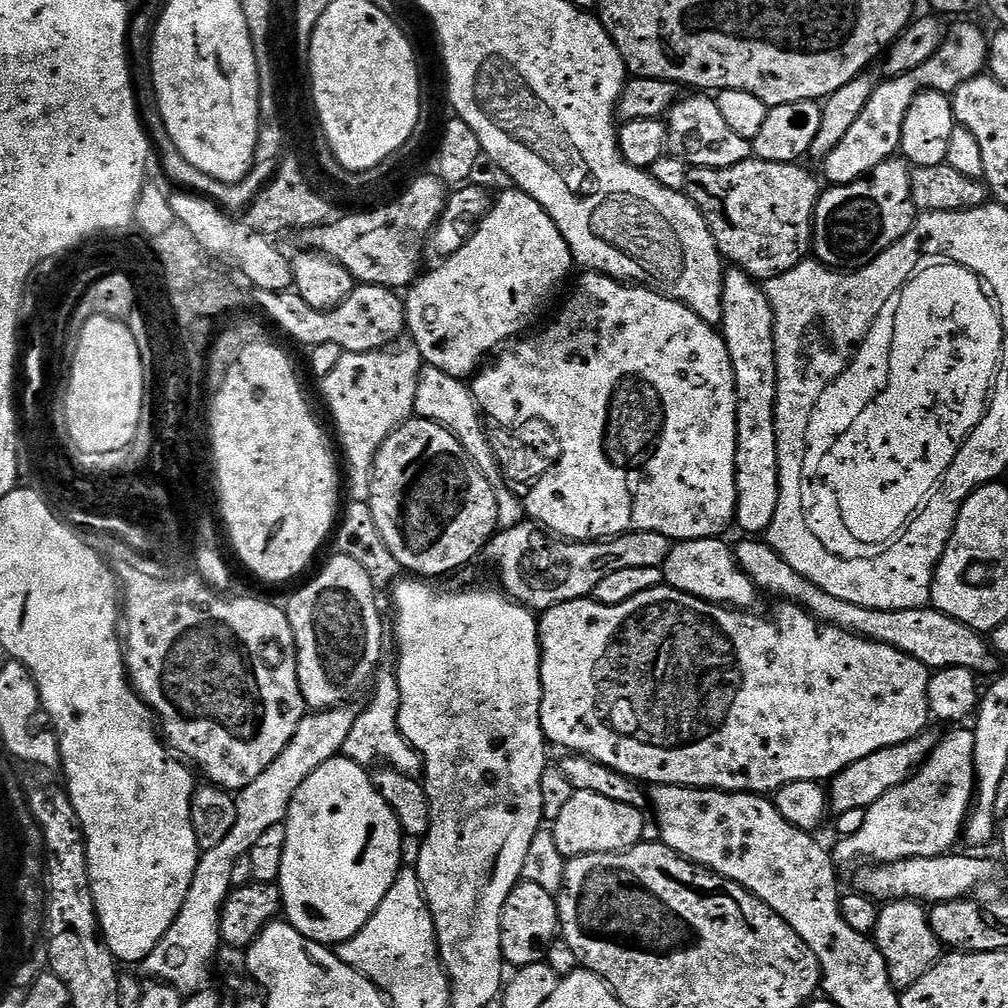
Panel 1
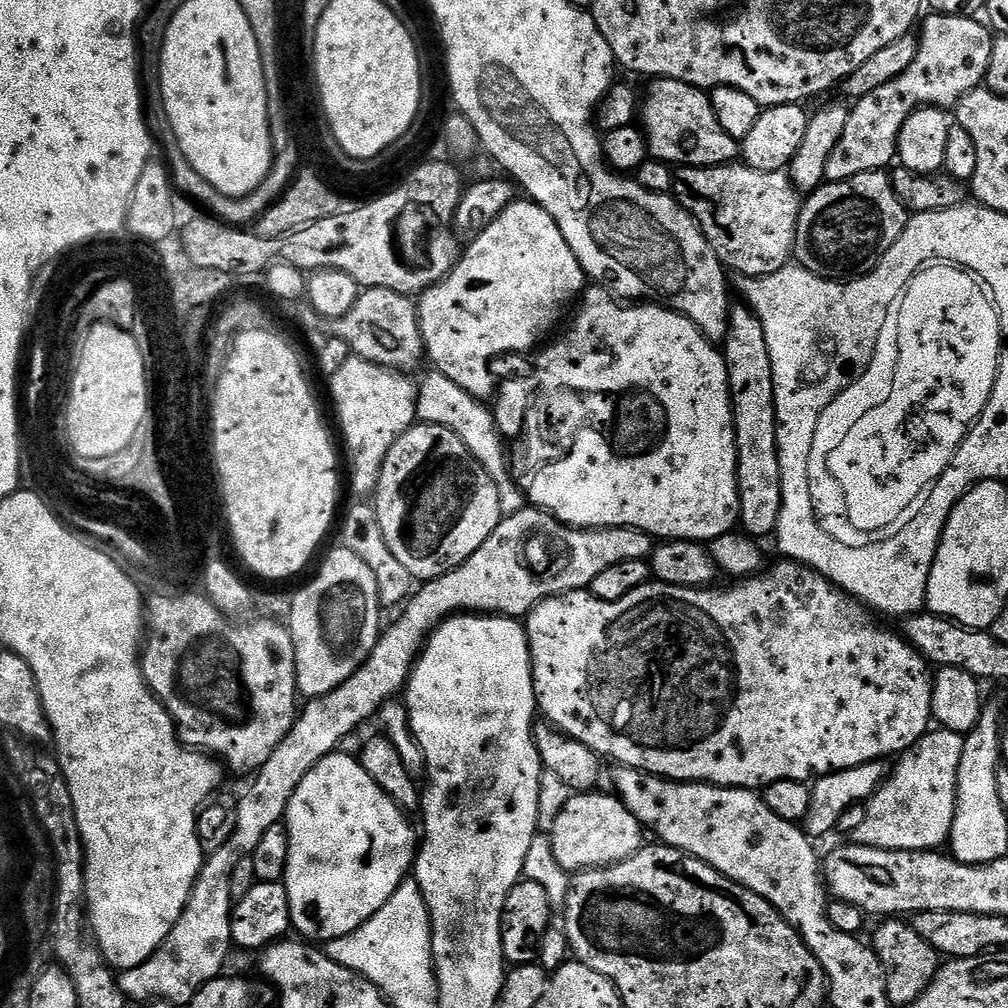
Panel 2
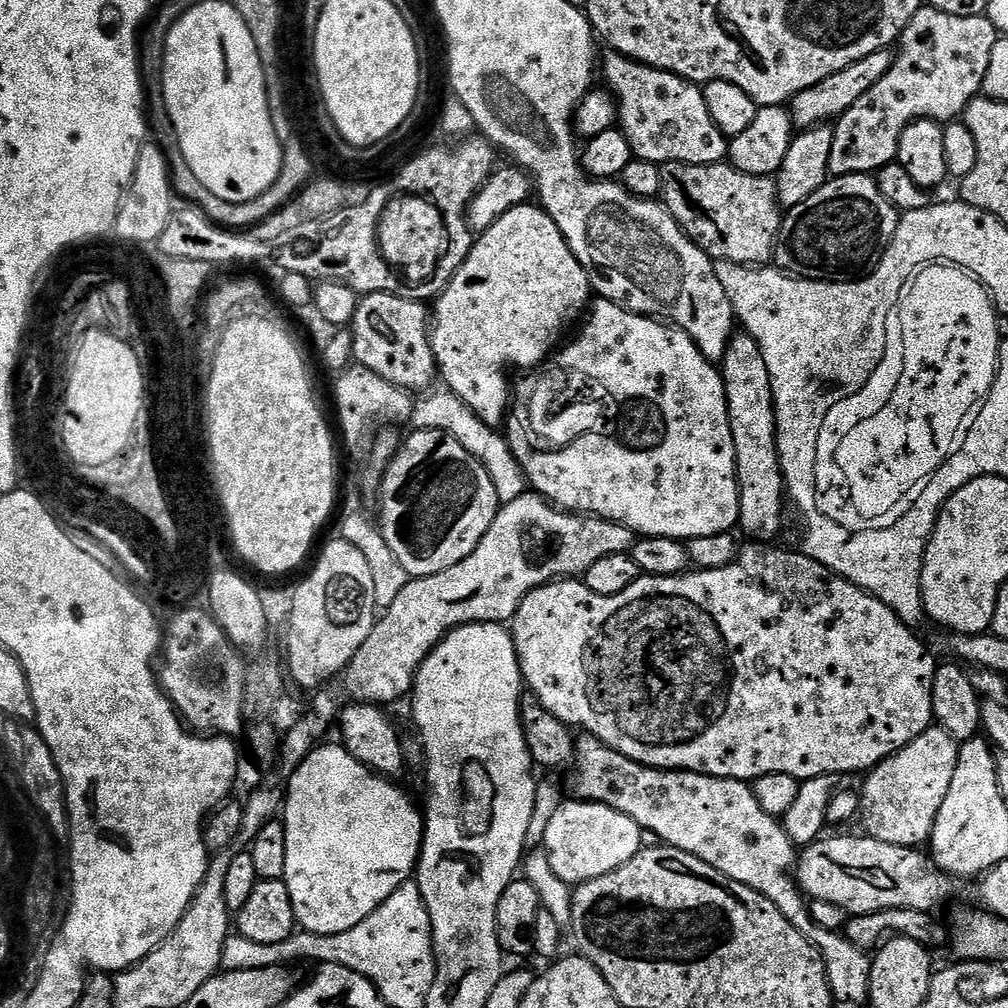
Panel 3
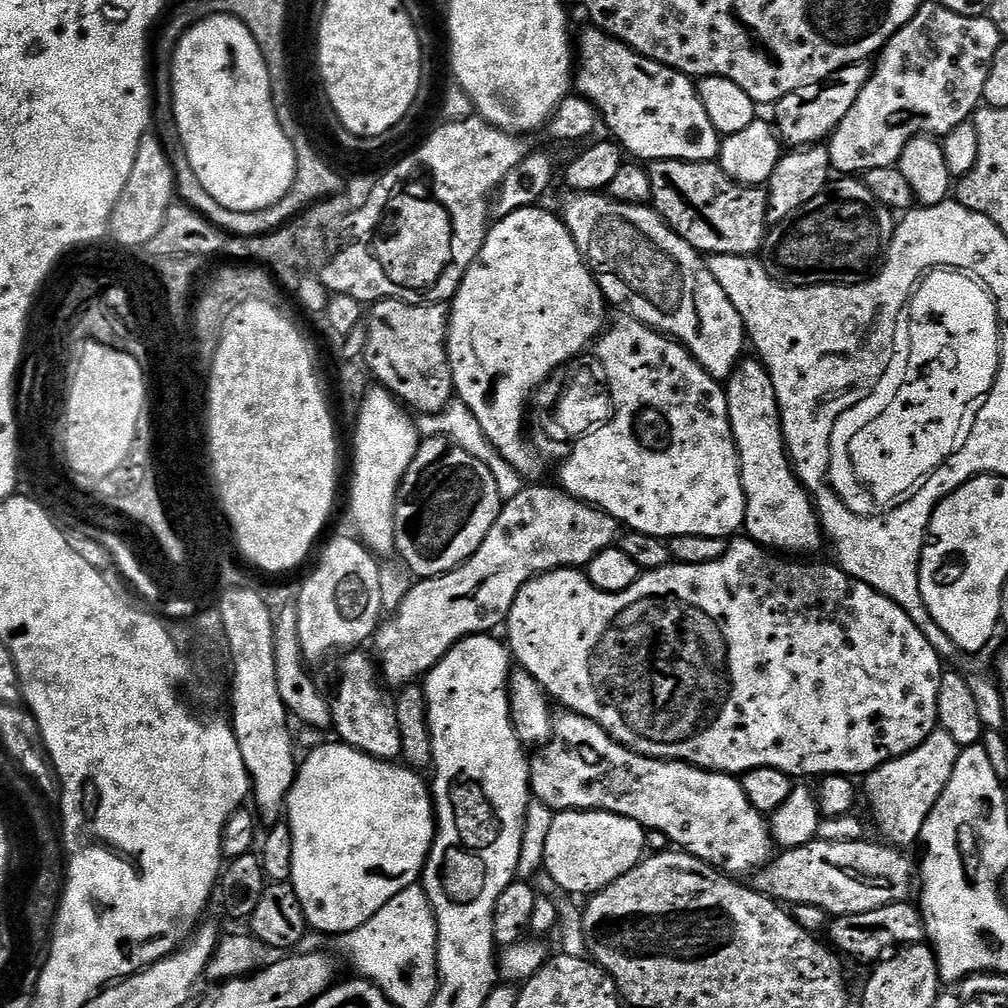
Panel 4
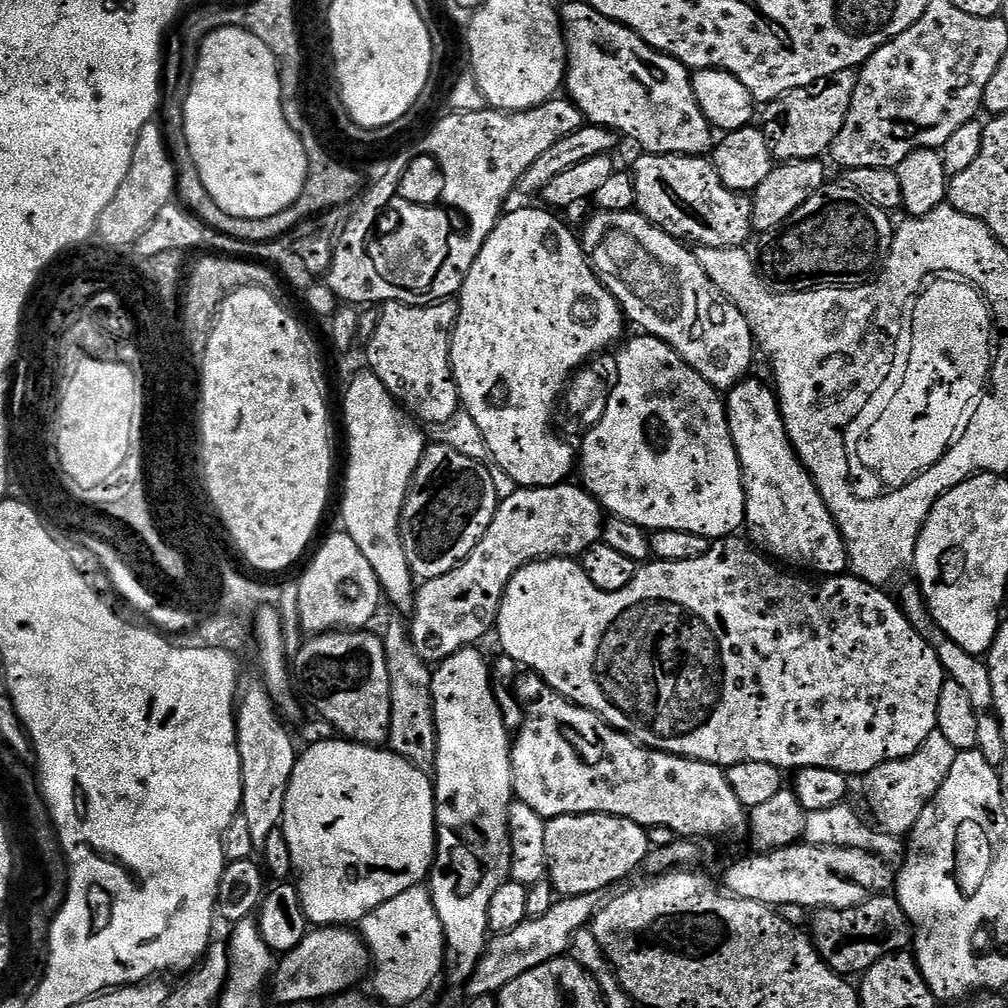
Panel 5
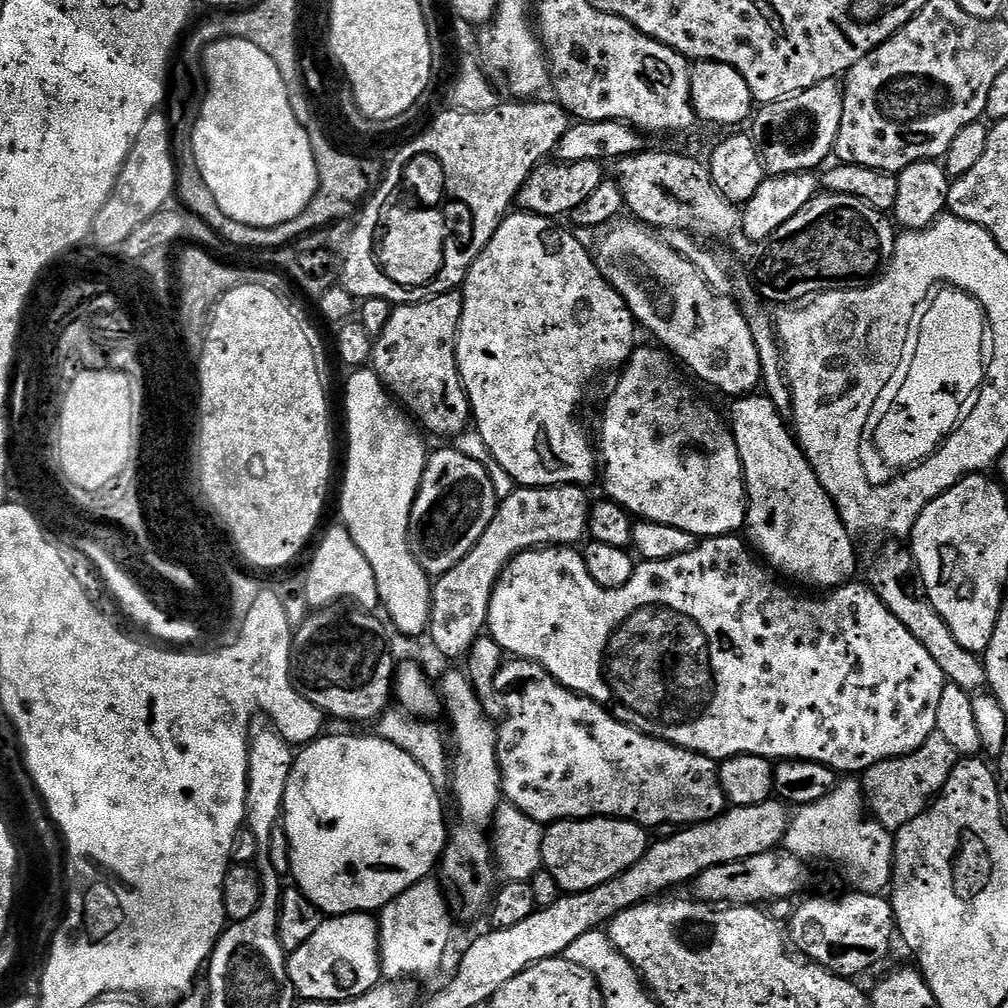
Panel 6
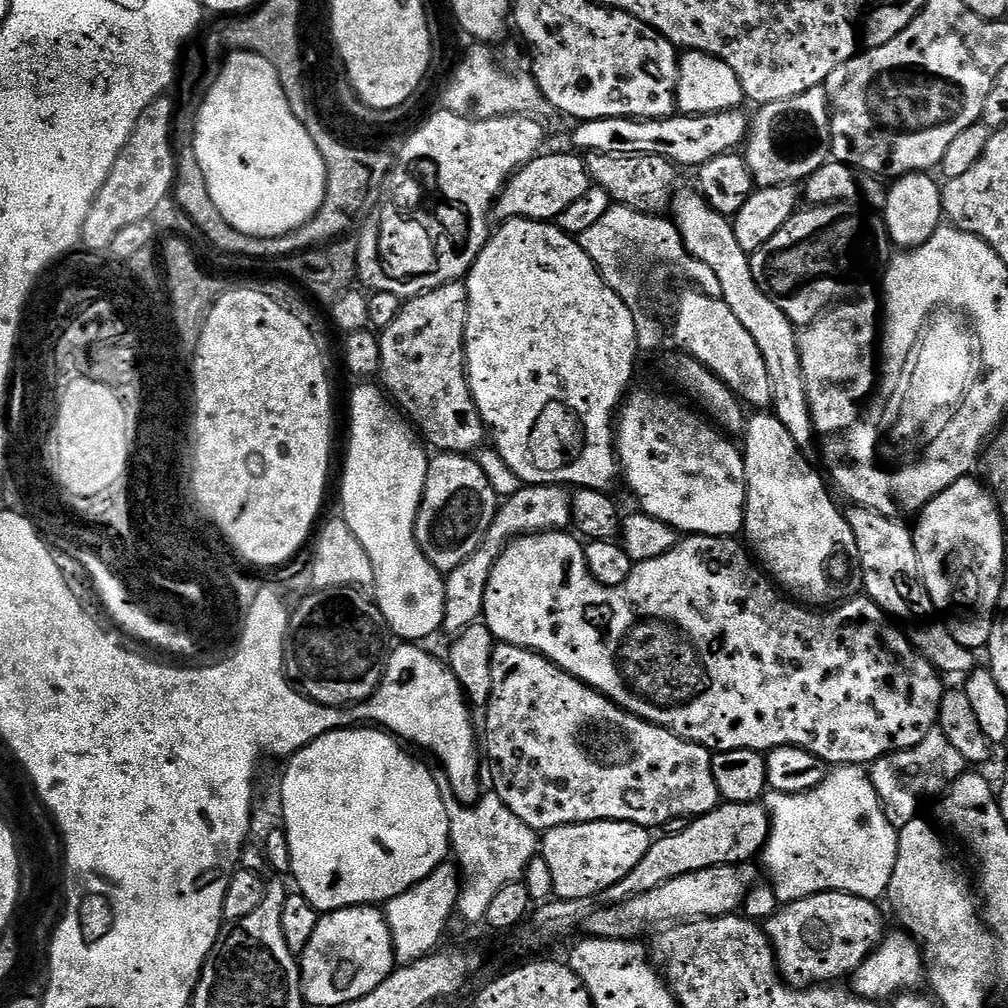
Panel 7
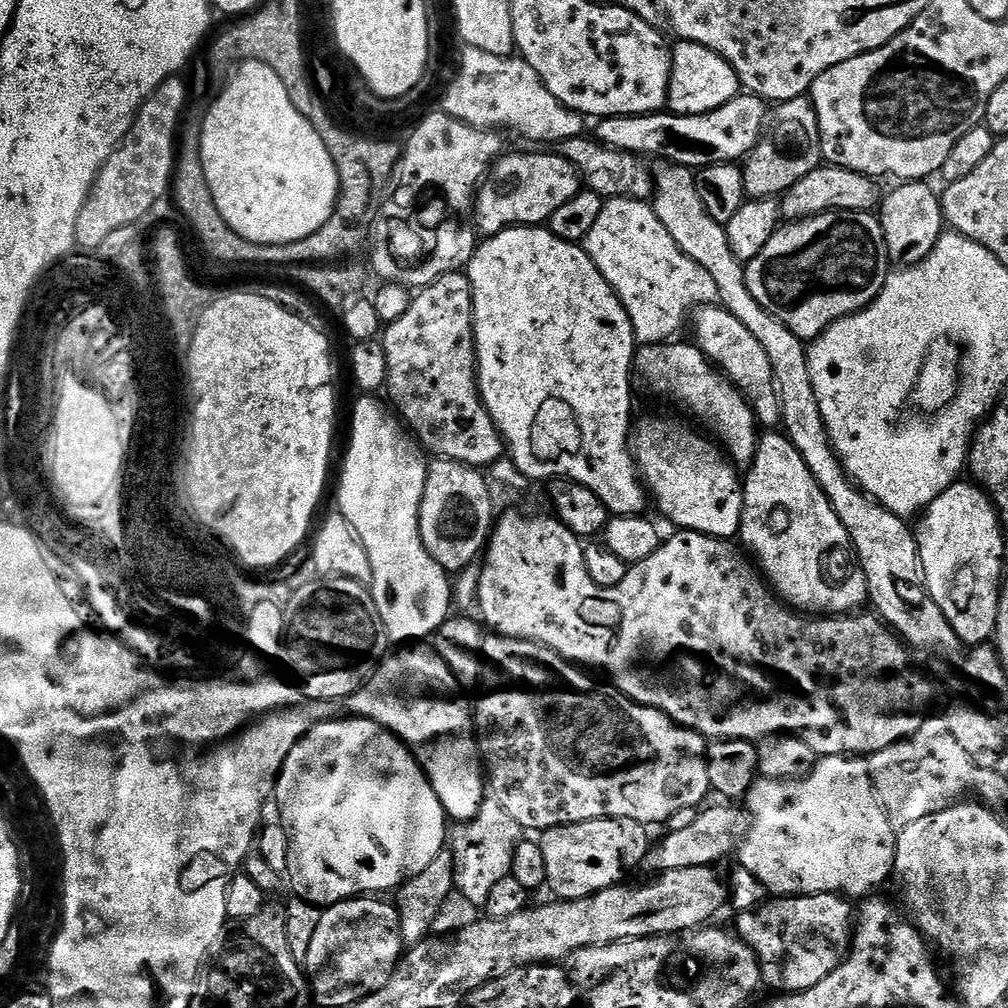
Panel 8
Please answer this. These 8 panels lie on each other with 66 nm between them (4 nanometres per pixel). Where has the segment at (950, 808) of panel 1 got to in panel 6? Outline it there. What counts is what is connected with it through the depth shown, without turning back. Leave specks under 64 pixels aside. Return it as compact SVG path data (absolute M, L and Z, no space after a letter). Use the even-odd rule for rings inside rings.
M935 731L918 750L870 766L862 774L862 787L871 815L883 828L899 830L906 822L918 818L918 814L925 812L939 796L956 763L958 757L954 746L950 746L950 742Z

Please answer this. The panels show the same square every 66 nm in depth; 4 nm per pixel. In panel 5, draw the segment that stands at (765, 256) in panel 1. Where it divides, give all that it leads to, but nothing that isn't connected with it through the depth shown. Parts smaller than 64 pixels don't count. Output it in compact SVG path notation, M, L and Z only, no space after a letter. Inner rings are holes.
M640 154L634 167L636 181L635 211L644 215L650 223L658 226L675 240L687 242L692 246L710 246L711 248L742 248L749 242L752 230L752 198L743 192L732 192L718 178L718 170L711 159L703 155L683 156L674 154Z

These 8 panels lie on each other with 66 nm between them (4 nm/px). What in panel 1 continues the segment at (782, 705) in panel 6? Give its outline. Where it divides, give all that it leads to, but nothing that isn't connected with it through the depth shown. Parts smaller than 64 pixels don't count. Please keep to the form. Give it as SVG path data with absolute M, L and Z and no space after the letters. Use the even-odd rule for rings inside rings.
M667 586L642 590L642 594L634 594L634 598L626 598L626 602L618 602L618 606L606 606L591 598L582 600L571 600L562 602L553 608L539 613L538 623L540 625L540 728L544 732L545 741L549 745L557 744L560 748L565 748L565 753L577 756L588 756L606 767L613 768L614 771L628 776L632 781L643 782L648 786L659 786L661 784L677 784L683 788L716 788L720 792L755 792L757 794L774 794L782 786L790 782L799 780L814 780L817 782L831 781L833 776L837 776L843 768L866 758L866 754L874 754L874 750L882 750L886 746L898 746L910 738L914 738L919 732L925 731L929 727L930 713L928 710L928 677L930 670L922 662L918 662L914 657L902 654L885 644L879 644L873 640L864 640L860 636L850 634L841 628L835 628L829 624L819 624L809 612L805 612L797 604L787 602L777 603L776 620L780 623L780 628L772 620L767 620L764 616L752 616L751 611L737 610L731 606L722 604L711 604L705 600L694 598L690 594L682 594L682 590L674 590Z

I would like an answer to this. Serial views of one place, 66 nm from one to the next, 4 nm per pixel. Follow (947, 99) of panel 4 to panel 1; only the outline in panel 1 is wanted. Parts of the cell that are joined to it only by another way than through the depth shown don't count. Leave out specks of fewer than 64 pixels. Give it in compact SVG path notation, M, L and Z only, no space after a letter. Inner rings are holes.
M956 22L953 28L947 29L938 50L918 70L914 70L905 76L893 76L885 79L885 84L877 83L872 89L870 98L850 126L850 131L830 150L830 154L823 160L823 179L829 185L852 184L861 180L872 172L882 162L893 159L900 152L900 139L902 138L902 122L914 102L914 98L920 92L943 92L951 94L962 86L962 82L970 82L974 77L985 71L988 63L989 37L976 24L964 24L968 22Z

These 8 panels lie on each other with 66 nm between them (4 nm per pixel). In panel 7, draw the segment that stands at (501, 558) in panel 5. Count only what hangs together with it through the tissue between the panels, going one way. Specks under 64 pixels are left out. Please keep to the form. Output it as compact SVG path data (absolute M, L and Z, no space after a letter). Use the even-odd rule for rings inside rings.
M554 484L521 486L516 493L507 497L497 507L496 516L488 528L488 535L484 537L484 543L477 548L473 556L460 563L452 572L447 573L444 582L443 631L459 634L481 619L490 570L509 540L530 532L564 530L571 525L571 522L572 502L569 493L563 487Z

